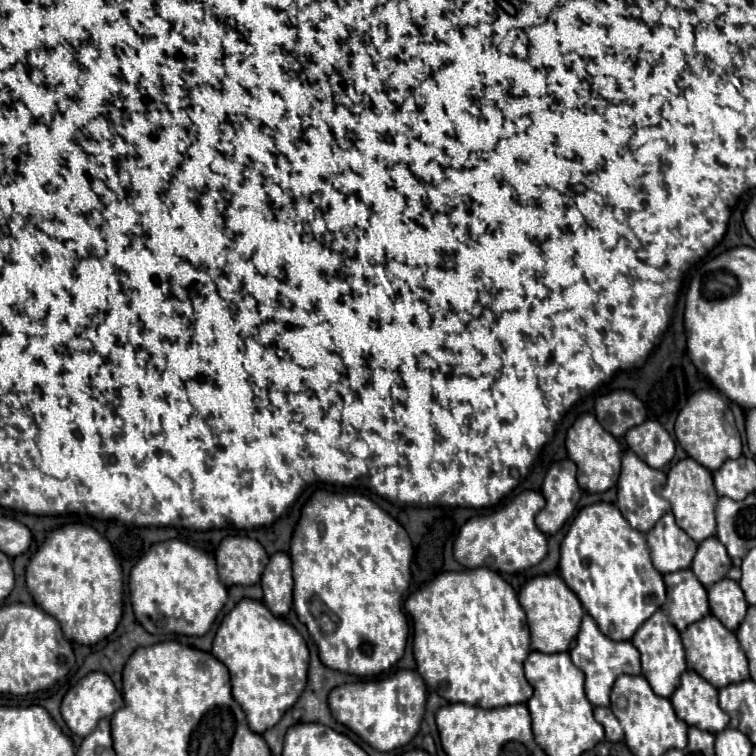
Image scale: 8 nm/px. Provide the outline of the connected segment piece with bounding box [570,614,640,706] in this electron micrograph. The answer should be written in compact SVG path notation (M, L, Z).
M592 616L582 618L580 632L576 636L576 644L570 650L572 662L584 672L586 676L586 696L594 706L610 706L610 690L618 674L640 674L640 652L636 646L628 640L614 642L608 636L604 636L598 628L598 624L592 620Z

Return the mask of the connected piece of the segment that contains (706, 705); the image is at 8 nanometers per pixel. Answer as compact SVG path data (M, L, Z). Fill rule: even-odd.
M686 670L682 674L680 686L670 696L670 702L678 718L688 726L722 732L730 721L728 712L718 706L718 690L694 670Z

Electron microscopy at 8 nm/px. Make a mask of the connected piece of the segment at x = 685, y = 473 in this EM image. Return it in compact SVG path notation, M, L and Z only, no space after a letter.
M692 458L680 460L668 472L666 490L668 490L666 496L672 504L672 512L676 516L676 522L680 524L680 528L684 528L684 532L688 532L688 536L692 536L696 542L700 542L700 540L706 540L708 536L716 534L714 510L716 510L718 494L712 484L712 472L708 468L704 468L702 464L698 464Z

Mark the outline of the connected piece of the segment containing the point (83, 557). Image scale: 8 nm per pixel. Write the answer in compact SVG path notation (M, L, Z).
M72 522L52 530L26 566L26 584L34 602L56 616L72 642L96 644L110 636L122 618L120 562L110 542L90 524Z

